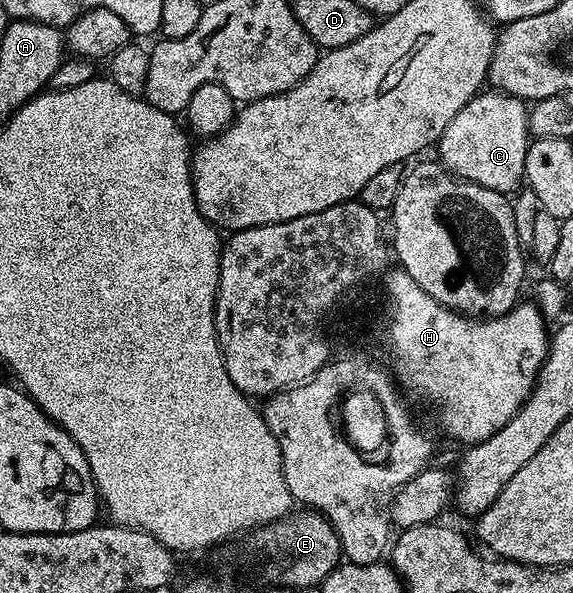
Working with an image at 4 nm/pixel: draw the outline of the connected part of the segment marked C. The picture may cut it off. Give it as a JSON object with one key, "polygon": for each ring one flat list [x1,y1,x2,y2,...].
{"polygon":[[482,91,447,123,439,142,439,161,454,177,487,187,496,193,513,195,522,188,529,150,529,109,520,97,500,91]]}

